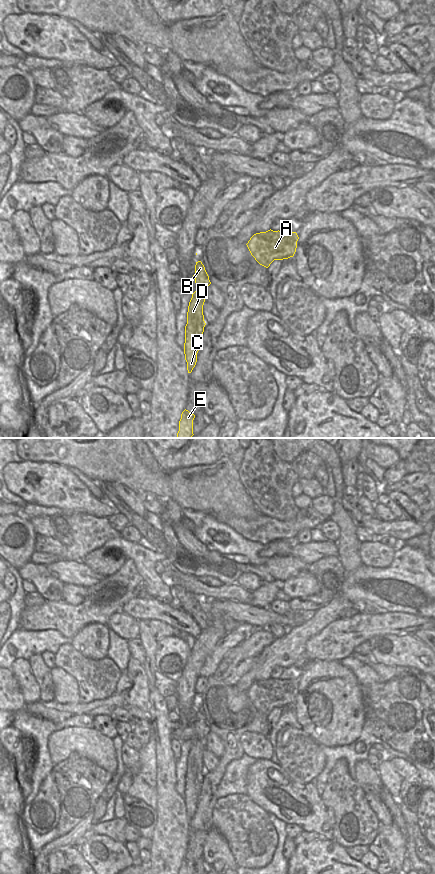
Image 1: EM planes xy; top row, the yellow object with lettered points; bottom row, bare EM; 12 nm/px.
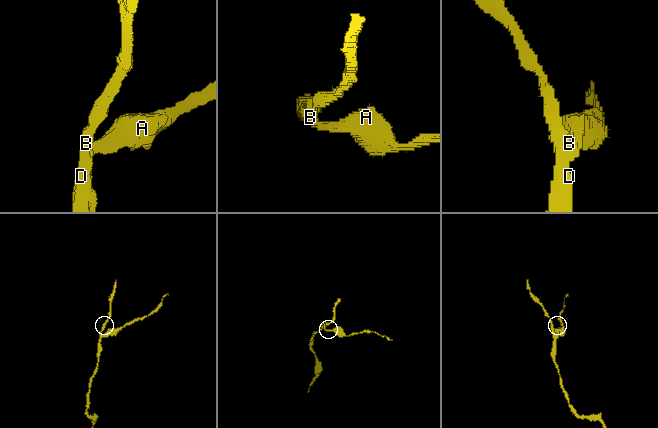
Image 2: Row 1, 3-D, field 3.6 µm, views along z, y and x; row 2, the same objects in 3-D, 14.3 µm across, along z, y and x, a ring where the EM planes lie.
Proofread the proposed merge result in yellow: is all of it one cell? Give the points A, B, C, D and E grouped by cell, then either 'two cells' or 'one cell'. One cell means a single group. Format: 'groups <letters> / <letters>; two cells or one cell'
groups A / B C D E; two cells

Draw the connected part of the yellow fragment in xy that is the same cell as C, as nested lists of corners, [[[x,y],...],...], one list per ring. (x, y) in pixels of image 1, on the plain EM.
[[[196,710],[195,722],[196,739],[192,741],[187,760],[187,772],[185,774],[184,802],[187,810],[188,821],[191,821],[197,810],[197,801],[203,786],[206,773],[203,763],[205,740],[211,732],[204,713]]]

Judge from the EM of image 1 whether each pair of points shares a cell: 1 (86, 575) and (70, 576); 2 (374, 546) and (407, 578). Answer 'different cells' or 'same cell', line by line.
1: same cell
2: different cells

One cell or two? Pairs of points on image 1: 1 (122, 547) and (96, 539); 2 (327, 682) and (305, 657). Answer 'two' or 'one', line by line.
1: two
2: two

